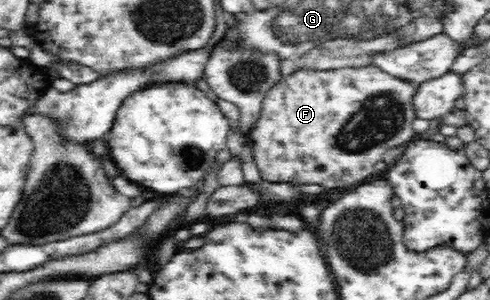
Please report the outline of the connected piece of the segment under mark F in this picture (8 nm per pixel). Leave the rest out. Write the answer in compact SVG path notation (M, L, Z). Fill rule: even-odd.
M376 66L368 67L346 67L335 70L317 70L312 68L296 68L292 73L277 83L268 91L263 98L263 105L258 117L256 125L247 133L247 145L252 150L252 160L258 165L260 171L260 179L270 181L270 183L282 183L282 181L290 181L290 183L302 183L302 185L319 184L323 187L348 187L348 185L356 185L362 183L364 179L372 177L374 165L378 161L382 161L382 155L390 149L390 147L398 147L404 141L410 141L414 137L412 123L416 118L416 112L413 107L412 99L417 90L416 85L396 79L386 71Z

